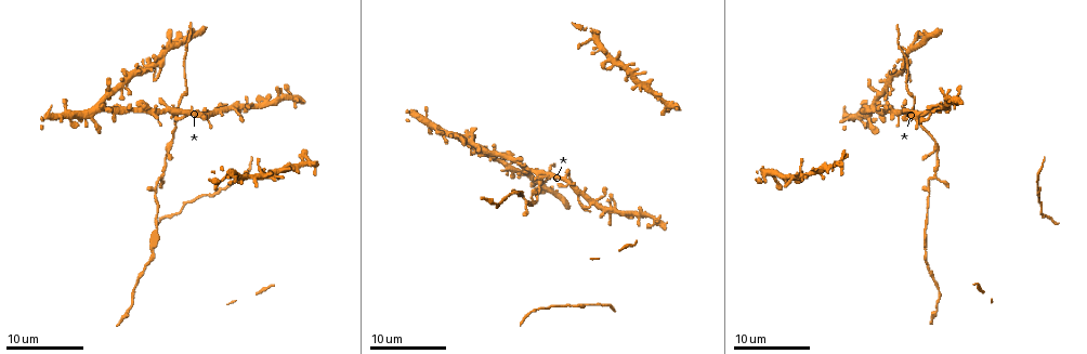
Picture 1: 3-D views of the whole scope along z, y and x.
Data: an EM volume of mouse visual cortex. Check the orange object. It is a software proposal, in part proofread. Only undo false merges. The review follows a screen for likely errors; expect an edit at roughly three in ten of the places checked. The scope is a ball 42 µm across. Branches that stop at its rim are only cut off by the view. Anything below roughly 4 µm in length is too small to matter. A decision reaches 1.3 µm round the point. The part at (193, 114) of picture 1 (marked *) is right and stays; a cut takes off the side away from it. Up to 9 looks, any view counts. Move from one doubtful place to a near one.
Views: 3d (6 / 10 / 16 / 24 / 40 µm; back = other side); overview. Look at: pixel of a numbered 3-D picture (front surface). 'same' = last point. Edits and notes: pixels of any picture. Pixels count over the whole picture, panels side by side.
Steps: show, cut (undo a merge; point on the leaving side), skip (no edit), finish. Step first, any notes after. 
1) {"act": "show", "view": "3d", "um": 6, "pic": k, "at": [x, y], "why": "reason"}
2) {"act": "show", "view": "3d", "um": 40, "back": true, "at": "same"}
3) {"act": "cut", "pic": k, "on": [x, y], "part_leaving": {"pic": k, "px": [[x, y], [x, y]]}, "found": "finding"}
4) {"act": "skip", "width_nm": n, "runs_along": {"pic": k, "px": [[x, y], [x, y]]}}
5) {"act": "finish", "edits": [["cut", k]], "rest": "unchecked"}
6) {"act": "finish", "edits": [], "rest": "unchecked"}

{"act": "show", "view": "3d", "um": 10, "pic": 1, "at": [933, 176]}

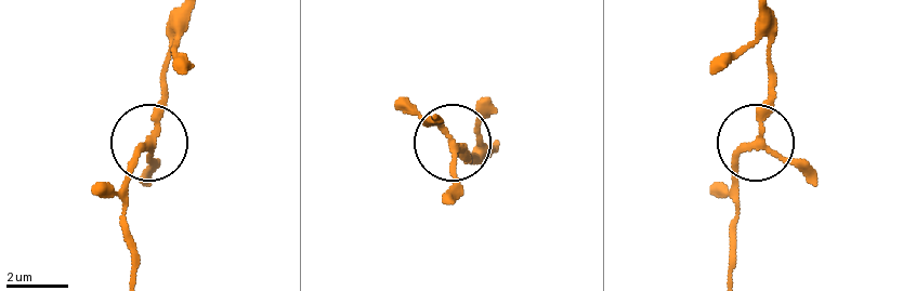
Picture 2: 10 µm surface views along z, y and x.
{"act": "skip", "arms": 3, "runs_along": {"pic": 2, "px": [[184, 10], [160, 87], [153, 177]]}, "found": "continuous, no second neuron"}

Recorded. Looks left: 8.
{"act": "show", "view": "3d", "um": 16, "pic": 1, "at": [538, 182], "why": "four arms meet"}

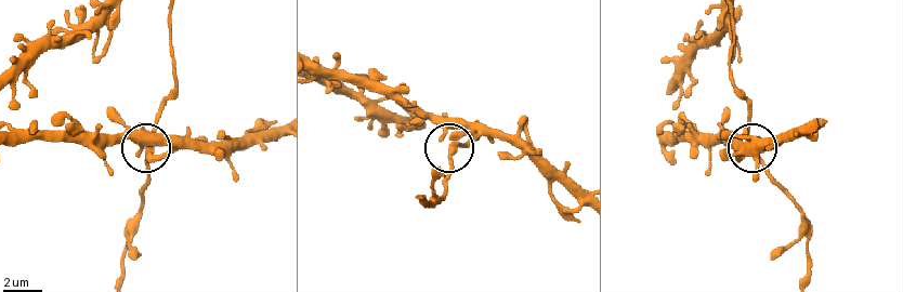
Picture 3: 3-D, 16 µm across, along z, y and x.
{"act": "show", "view": "3d", "um": 6, "pic": 3, "at": [150, 149]}

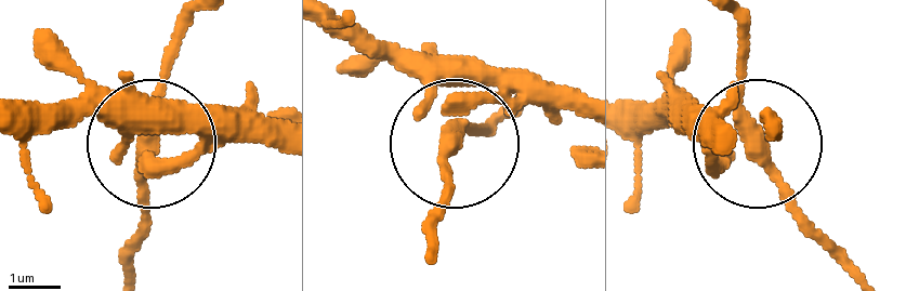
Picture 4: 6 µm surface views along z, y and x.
{"act": "skip", "runs_along": {"pic": 4, "px": [[261, 136], [161, 157], [62, 123]]}, "found": "one neuron here"}

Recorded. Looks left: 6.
{"act": "show", "view": "3d", "um": 10, "pic": 1, "at": [187, 87], "why": "thick turns thin"}

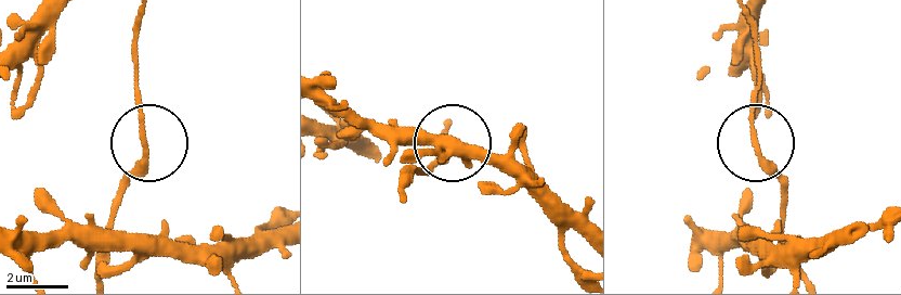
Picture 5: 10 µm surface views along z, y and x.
{"act": "skip", "runs_along": {"pic": 5, "px": [[170, 253], [111, 260], [111, 206], [144, 143], [134, 53]]}, "found": "all the same neuron"}

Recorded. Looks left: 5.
{"act": "show", "view": "3d", "um": 16, "pic": 1, "at": [596, 202], "why": "branch point"}

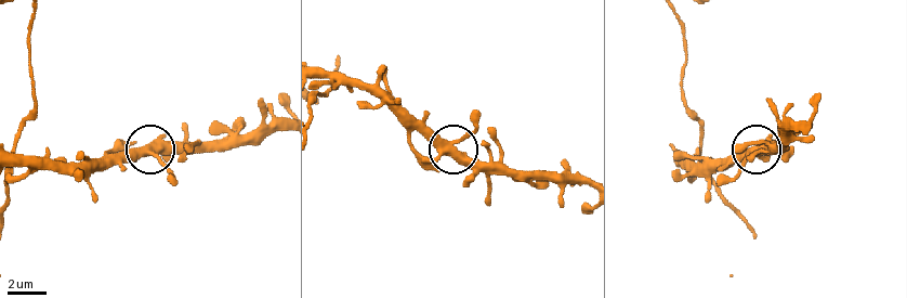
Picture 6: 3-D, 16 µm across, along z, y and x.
{"act": "skip", "runs_along": {"pic": 6, "px": [[54, 167], [106, 167], [186, 140]]}, "found": "all the same neuron"}

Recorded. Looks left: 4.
{"act": "finish", "edits": [], "rest": "unchecked"}

